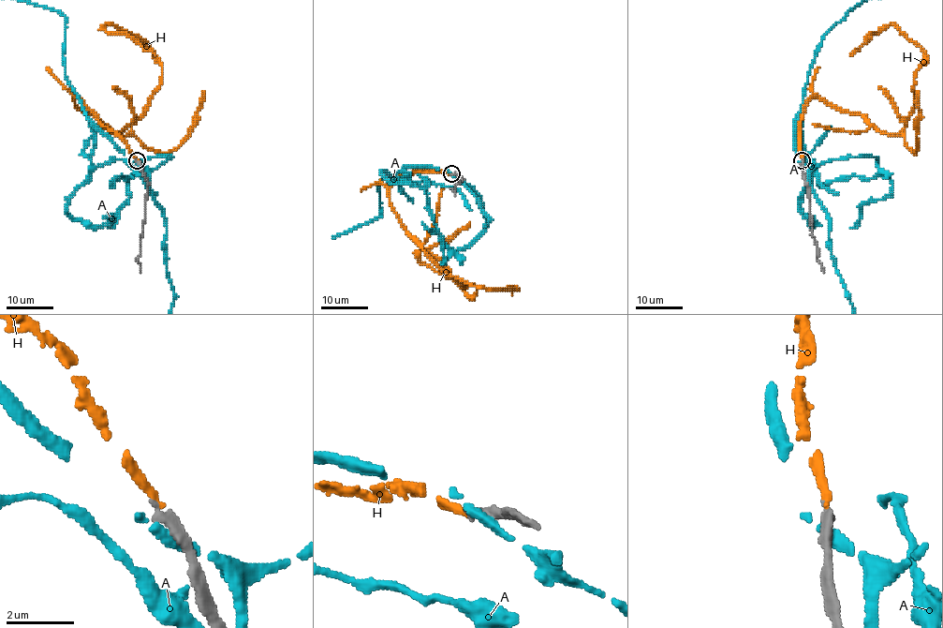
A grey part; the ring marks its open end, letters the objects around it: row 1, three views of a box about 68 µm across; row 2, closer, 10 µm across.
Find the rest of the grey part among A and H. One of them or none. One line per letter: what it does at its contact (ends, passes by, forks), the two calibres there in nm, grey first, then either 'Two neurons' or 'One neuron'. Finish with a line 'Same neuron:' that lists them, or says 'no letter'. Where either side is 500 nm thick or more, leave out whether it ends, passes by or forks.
A: It ends there. Thickness 420 nm (grey) against 380 nm. Two neurons
H: It ends there. Thickness 320 nm (grey) against 240 nm. One neuron
Same neuron: H

